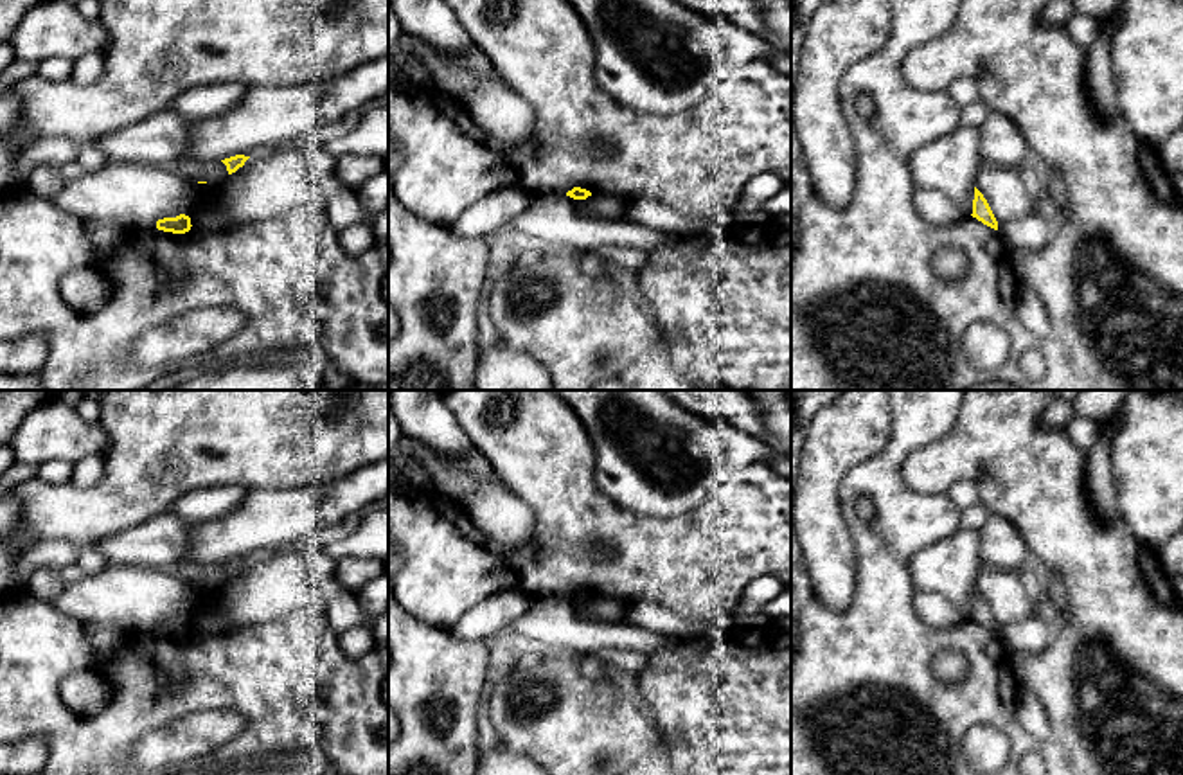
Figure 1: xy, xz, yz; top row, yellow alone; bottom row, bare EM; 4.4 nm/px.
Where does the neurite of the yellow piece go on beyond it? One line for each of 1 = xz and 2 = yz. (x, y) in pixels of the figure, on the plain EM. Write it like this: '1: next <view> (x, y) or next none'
1: next none
2: next none

